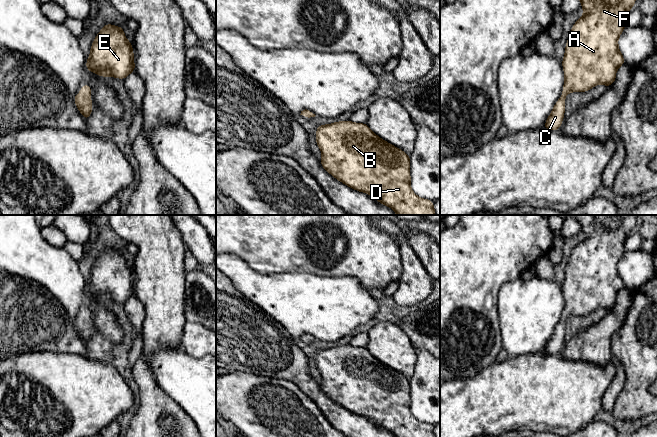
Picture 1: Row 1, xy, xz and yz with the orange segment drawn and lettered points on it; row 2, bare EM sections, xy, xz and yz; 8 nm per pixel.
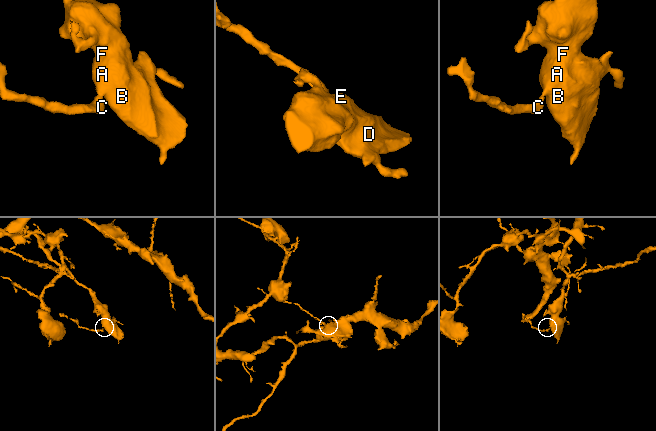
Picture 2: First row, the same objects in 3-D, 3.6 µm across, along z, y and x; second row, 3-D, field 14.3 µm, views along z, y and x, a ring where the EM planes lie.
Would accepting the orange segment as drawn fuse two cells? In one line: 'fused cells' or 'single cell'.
single cell

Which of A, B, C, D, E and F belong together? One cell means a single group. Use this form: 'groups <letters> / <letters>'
groups A B C D E F

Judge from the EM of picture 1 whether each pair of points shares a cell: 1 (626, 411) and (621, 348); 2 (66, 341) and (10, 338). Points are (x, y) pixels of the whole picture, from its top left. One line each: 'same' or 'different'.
1: same
2: same

